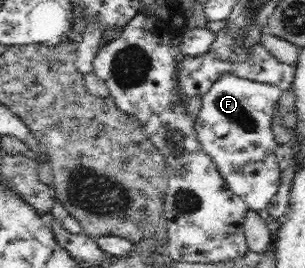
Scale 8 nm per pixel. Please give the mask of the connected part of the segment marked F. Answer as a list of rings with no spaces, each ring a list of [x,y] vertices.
[[[230,72],[222,74],[212,88],[202,97],[202,106],[195,119],[196,137],[200,147],[214,161],[227,188],[239,195],[249,209],[259,212],[272,202],[281,184],[281,169],[277,163],[277,143],[272,129],[272,111],[281,97],[281,90],[271,83],[242,79]]]

